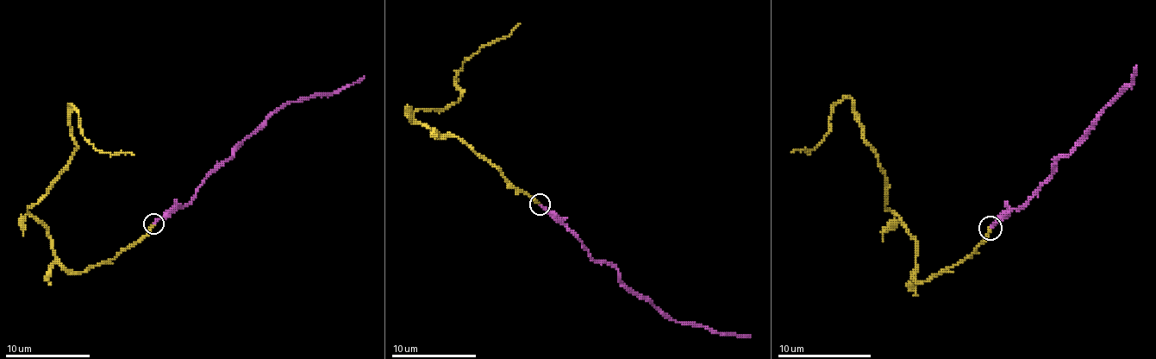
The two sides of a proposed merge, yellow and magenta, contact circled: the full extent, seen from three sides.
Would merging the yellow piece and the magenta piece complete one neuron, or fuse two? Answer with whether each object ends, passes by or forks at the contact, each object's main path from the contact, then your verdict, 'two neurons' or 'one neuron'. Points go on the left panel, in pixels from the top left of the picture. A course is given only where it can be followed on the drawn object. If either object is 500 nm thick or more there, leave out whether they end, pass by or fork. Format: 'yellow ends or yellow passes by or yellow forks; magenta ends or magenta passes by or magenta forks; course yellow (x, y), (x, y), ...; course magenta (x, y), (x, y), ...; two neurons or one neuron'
yellow ends; magenta ends; course yellow (153, 223), (113, 259), (70, 272), (28, 210), (74, 150), (70, 105), (97, 150), (134, 154); course magenta (153, 223), (184, 206), (209, 176), (232, 157), (232, 153), (238, 146), (287, 103), (338, 93), (364, 76); one neuron

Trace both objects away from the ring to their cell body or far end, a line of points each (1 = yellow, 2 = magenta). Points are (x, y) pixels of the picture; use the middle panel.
1: (539, 204), (456, 136), (437, 136), (414, 117), (460, 98), (456, 77), (466, 58), (520, 23)
2: (539, 204), (571, 230), (595, 260), (605, 260), (618, 271), (624, 286), (673, 320), (750, 336)

